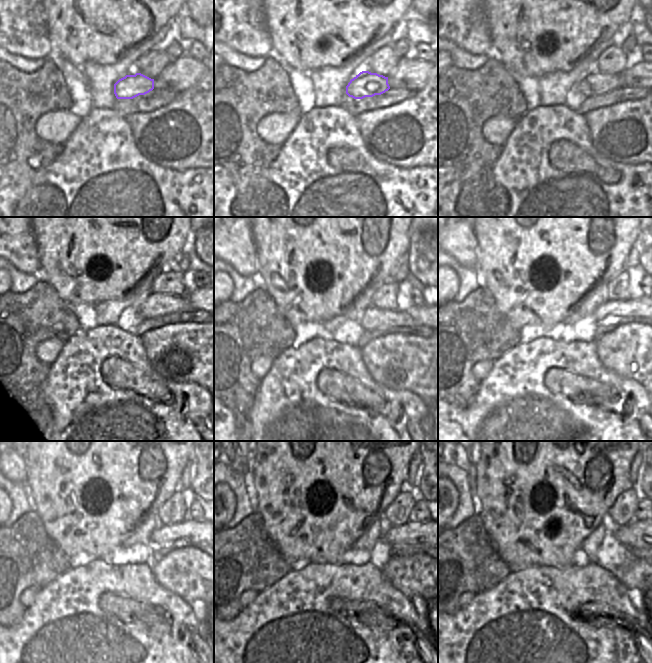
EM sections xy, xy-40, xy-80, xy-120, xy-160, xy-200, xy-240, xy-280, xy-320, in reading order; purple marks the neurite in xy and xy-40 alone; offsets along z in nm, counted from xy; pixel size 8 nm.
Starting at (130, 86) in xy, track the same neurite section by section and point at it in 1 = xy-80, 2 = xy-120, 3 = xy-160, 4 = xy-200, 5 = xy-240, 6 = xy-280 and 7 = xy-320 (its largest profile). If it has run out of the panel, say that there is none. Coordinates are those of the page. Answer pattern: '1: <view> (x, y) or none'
1: xy-80 (595, 83)
2: xy-120 (154, 305)
3: xy-160 (385, 297)
4: xy-200 (617, 288)
5: xy-240 (172, 512)
6: xy-280 (397, 513)
7: xy-320 (622, 511)

